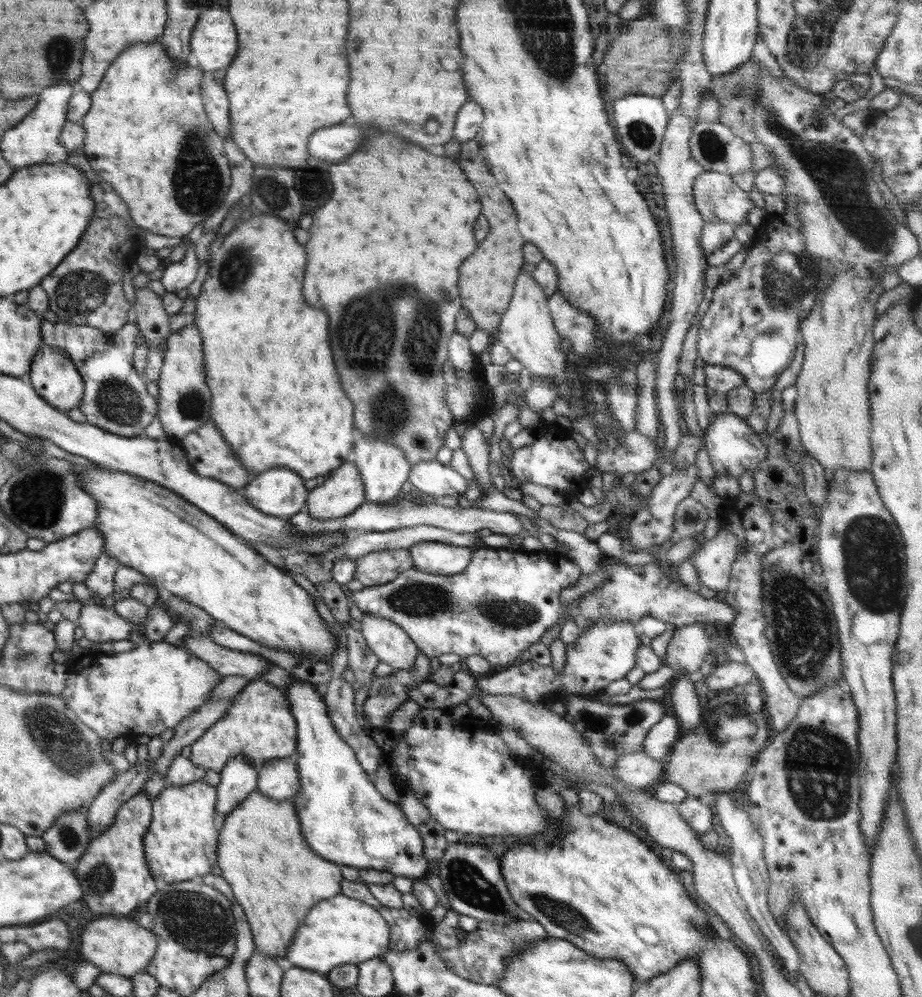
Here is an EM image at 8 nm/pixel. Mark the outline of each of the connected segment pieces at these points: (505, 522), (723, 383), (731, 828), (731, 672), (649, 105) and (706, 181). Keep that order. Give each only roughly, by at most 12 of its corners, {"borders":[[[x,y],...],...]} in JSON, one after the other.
{"borders":[[[403,500],[363,503],[318,521],[306,508],[287,518],[301,537],[428,525],[457,533],[488,528],[522,535],[508,512]],[[704,367],[706,404],[713,414],[728,412],[730,389],[745,384],[733,368]],[[729,792],[714,793],[730,861],[750,917],[790,981],[800,958],[770,915],[762,837]],[[723,661],[704,681],[714,694],[757,676],[748,663]],[[660,97],[614,102],[619,142],[640,162],[661,149],[668,118]],[[702,173],[693,184],[705,222],[747,222],[755,207],[731,176]]]}

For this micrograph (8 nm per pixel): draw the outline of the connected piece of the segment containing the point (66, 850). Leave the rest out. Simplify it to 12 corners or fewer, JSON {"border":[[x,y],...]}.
{"border":[[88,808],[63,812],[45,852],[76,867],[92,840]]}

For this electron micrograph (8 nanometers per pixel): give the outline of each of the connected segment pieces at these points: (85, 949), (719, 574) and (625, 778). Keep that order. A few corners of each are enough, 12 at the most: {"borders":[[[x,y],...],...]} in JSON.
{"borders":[[[96,917],[80,934],[84,961],[128,978],[157,936],[126,918]],[[720,528],[693,560],[701,586],[726,592],[739,553]],[[644,751],[619,756],[621,785],[642,789],[662,778],[665,760]]]}

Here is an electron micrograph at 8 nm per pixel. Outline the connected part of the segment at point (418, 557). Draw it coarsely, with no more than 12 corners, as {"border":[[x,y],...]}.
{"border":[[430,541],[411,546],[417,570],[451,576],[466,570],[469,547]]}

